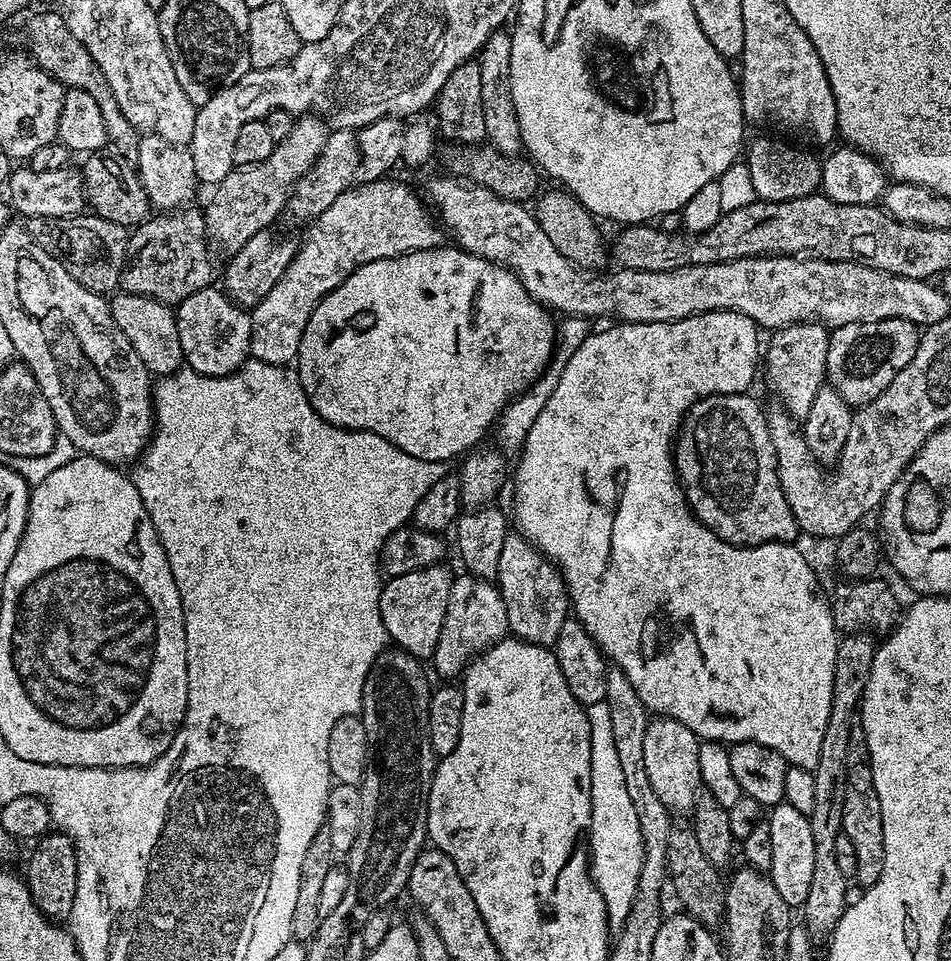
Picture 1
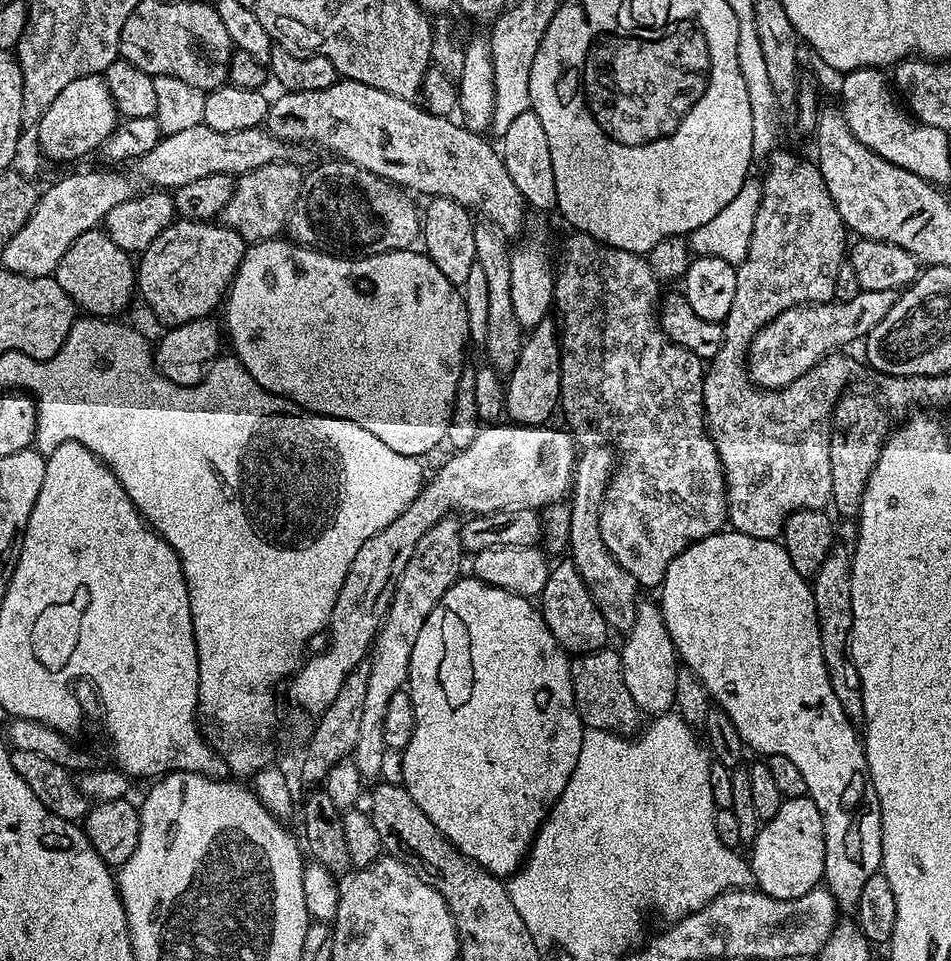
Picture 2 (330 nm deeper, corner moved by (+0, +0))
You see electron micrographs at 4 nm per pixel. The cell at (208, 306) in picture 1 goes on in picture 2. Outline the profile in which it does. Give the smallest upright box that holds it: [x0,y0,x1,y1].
[136,219,246,326]

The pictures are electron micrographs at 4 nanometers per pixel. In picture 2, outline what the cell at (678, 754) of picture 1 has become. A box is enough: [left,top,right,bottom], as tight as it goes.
[619,603,681,713]

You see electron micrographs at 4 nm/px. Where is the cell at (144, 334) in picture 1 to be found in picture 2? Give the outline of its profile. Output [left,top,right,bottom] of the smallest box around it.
[54,230,137,318]

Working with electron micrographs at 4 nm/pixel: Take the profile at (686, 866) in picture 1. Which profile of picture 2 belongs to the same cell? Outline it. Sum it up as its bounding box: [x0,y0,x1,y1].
[571,646,642,738]

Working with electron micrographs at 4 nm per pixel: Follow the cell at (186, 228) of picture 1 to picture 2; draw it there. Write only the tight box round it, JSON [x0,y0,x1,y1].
[222,162,305,245]

